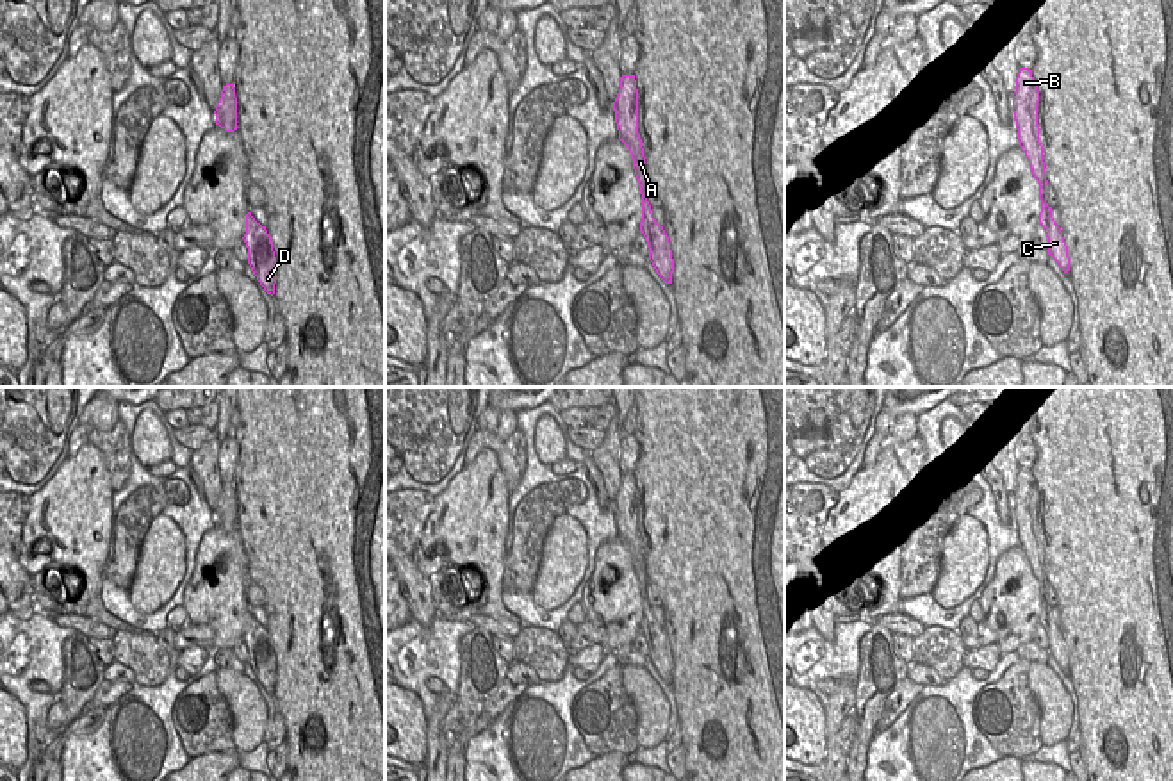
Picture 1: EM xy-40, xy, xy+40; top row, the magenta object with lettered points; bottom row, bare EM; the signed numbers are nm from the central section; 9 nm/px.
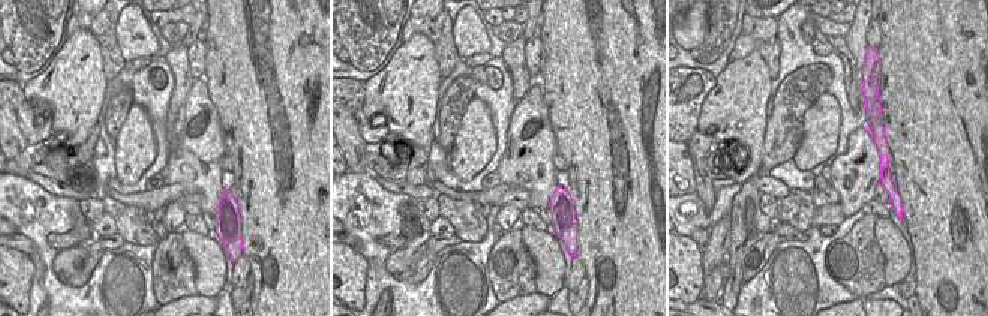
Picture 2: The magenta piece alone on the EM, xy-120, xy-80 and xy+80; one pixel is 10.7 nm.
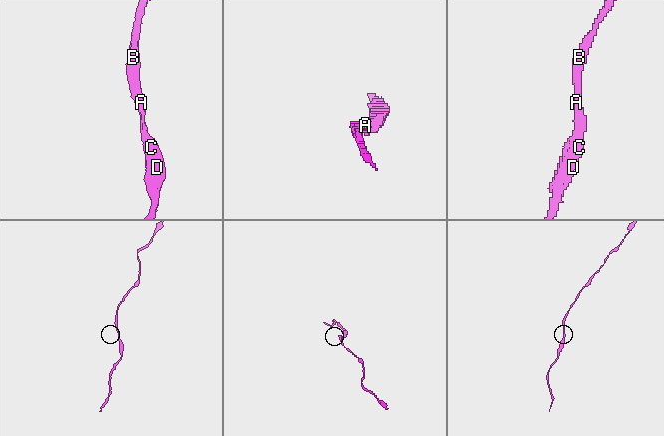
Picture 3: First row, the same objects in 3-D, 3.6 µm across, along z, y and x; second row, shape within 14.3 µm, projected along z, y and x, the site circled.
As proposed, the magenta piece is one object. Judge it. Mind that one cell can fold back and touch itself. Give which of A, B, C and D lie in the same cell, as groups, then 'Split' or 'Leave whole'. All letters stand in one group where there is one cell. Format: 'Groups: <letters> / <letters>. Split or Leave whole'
Groups: A B C D. Leave whole.

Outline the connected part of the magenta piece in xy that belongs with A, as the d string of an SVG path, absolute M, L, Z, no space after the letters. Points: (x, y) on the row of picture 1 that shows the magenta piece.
M635 75L620 77L620 89L613 102L615 123L619 130L619 139L626 144L631 153L633 169L640 184L642 194L642 221L640 232L644 234L649 248L649 260L652 262L656 273L665 284L672 284L674 259L669 237L661 225L651 214L651 205L647 201L647 175L645 175L645 157L642 148L642 139L638 134L638 89Z

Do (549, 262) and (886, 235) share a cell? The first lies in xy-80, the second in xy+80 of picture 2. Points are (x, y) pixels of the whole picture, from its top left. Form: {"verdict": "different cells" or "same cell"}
{"verdict": "same cell"}

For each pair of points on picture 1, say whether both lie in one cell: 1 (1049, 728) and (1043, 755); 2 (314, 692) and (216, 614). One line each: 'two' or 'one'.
1: two
2: two

